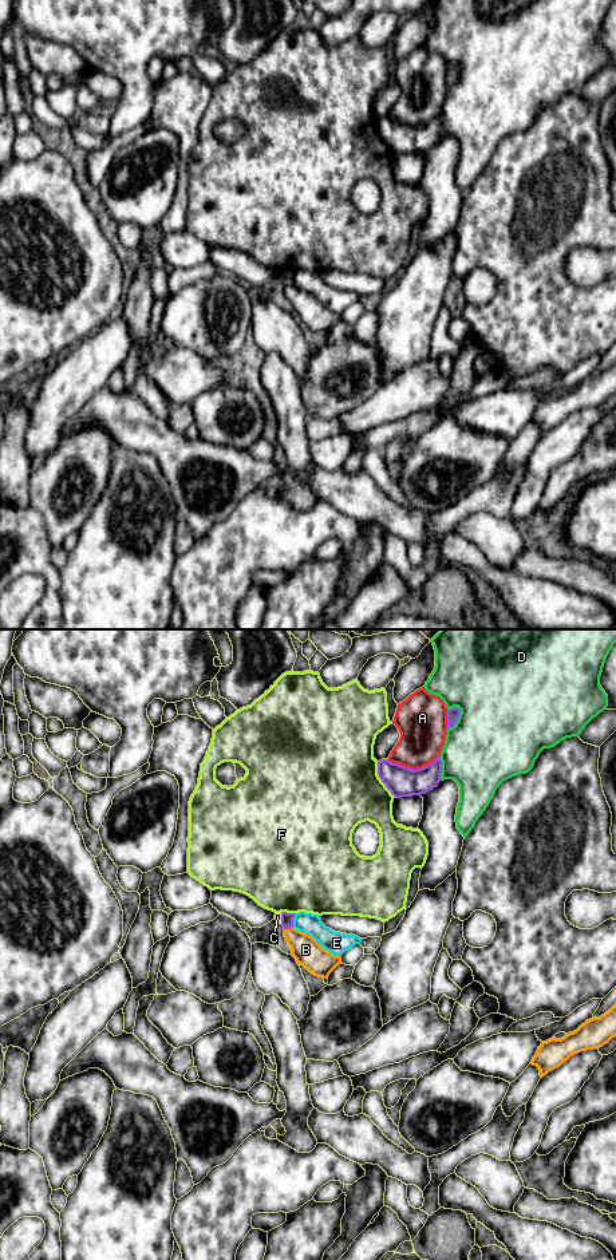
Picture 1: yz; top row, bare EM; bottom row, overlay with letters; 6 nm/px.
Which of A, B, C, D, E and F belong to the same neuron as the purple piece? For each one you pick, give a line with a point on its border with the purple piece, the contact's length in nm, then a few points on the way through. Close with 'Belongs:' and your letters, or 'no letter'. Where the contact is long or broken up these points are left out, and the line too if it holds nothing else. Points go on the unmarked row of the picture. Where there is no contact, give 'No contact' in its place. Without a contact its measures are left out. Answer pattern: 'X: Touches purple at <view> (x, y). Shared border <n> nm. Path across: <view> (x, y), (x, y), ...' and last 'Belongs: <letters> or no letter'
Belongs: no letter

